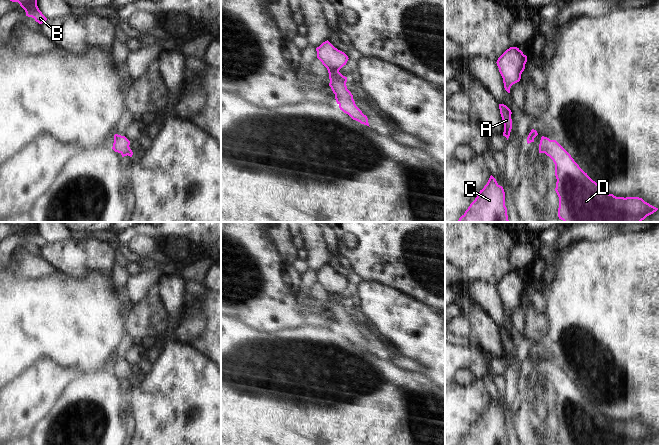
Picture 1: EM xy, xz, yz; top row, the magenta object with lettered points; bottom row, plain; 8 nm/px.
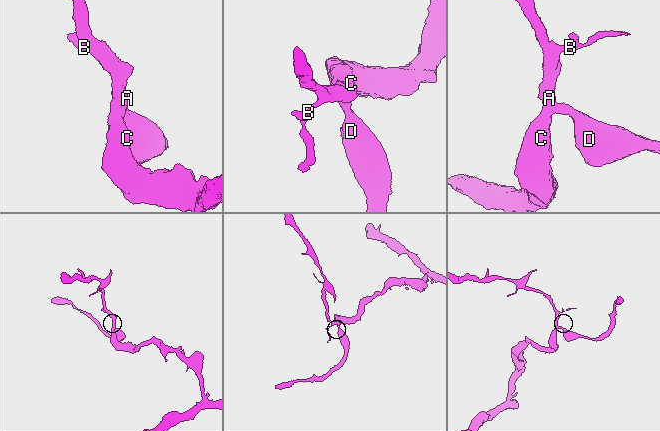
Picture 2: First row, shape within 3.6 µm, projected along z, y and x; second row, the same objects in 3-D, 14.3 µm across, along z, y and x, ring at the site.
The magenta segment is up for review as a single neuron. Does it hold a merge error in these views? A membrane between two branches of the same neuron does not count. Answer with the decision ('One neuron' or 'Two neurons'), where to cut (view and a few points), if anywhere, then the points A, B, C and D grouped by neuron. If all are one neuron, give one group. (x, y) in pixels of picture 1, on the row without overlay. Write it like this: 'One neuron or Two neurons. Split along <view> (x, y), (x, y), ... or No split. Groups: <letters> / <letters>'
One neuron. No split. Groups: A B C D

